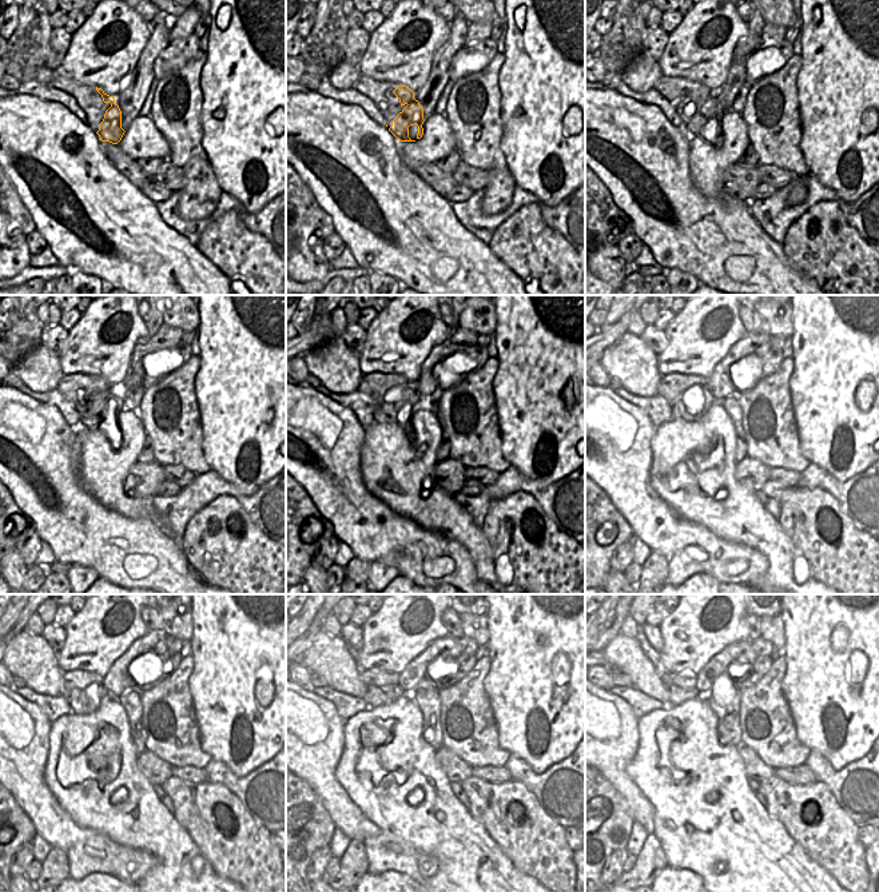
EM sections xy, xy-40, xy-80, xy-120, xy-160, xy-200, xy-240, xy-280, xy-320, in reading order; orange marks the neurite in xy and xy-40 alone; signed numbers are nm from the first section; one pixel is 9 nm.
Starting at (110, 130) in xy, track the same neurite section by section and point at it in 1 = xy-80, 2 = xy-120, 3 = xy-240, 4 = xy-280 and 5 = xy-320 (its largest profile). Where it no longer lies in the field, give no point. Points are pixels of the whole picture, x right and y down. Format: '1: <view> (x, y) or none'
1: xy-80 (700, 107)
2: xy-120 (90, 407)
3: xy-240 (80, 704)
4: xy-280 (374, 697)
5: xy-320 (677, 696)

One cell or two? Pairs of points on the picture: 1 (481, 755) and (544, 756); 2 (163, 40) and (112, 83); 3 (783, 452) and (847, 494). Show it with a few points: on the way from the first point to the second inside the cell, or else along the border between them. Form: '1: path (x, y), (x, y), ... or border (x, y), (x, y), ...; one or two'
1: border (496, 725), (498, 744), (510, 753); two
2: border (150, 35), (130, 79), (120, 91); two
3: border (810, 462), (800, 473); two

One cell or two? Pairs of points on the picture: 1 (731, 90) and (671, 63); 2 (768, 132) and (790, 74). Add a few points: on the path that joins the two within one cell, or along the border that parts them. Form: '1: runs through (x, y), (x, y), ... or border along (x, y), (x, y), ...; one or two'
1: border along (734, 56), (727, 80), (722, 87); two
2: runs through (772, 118), (775, 88); one

